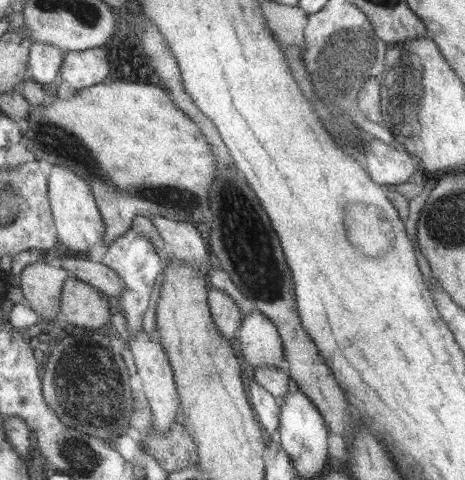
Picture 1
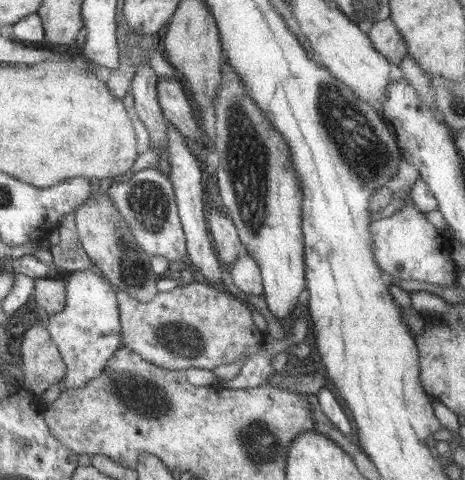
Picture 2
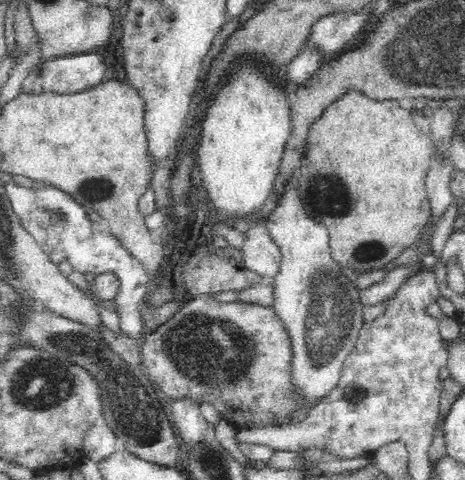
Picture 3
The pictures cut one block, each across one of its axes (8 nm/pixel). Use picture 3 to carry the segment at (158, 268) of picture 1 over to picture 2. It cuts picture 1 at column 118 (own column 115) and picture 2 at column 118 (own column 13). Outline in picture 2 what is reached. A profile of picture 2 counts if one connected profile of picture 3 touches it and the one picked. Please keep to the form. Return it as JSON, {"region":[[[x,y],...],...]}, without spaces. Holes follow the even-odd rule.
{"region":[[[145,168],[133,174],[129,182],[113,182],[111,190],[117,200],[121,214],[129,220],[133,234],[141,242],[143,250],[151,256],[163,256],[169,262],[189,262],[189,238],[185,232],[185,224],[181,222],[181,210],[177,204],[177,190],[167,172]]]}

